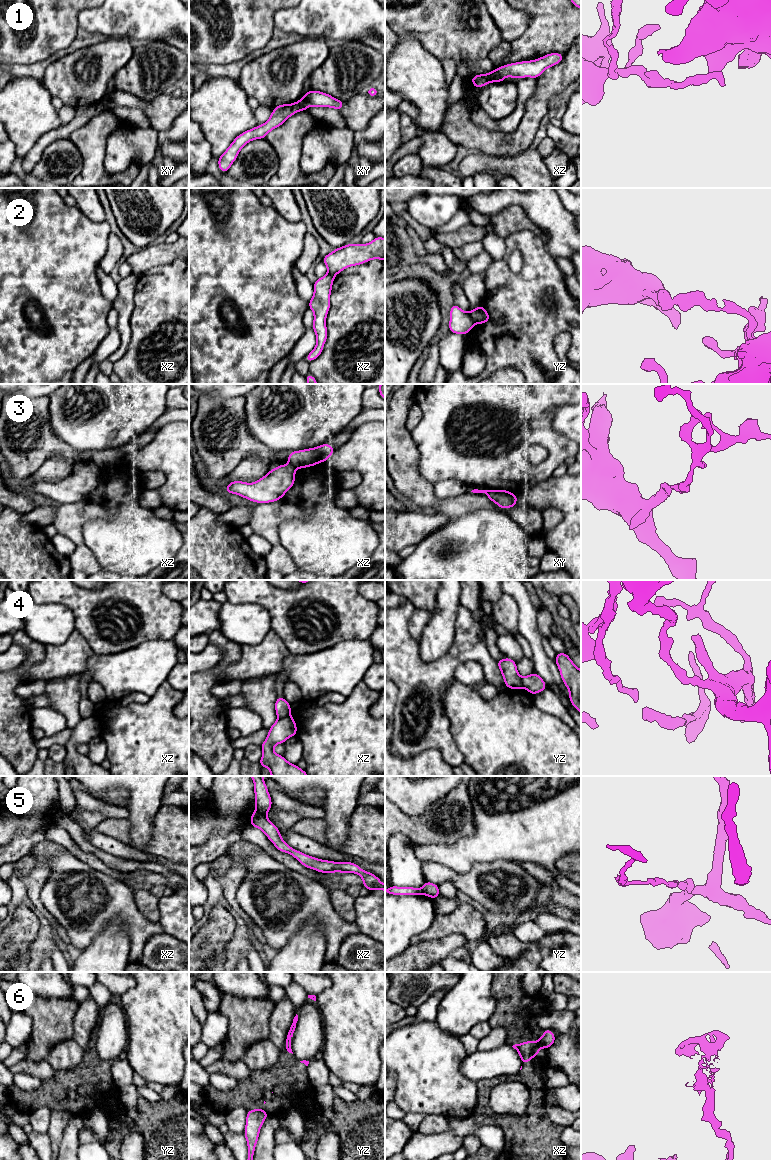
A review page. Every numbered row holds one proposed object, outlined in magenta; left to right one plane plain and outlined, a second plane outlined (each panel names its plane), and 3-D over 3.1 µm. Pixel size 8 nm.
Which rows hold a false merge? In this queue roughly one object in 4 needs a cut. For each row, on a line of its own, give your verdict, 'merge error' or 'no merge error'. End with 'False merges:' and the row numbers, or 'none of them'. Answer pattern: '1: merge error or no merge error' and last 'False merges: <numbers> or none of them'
1: merge error
2: merge error
3: merge error
4: merge error
5: merge error
6: merge error
False merges: 1, 2, 3, 4, 5, 6

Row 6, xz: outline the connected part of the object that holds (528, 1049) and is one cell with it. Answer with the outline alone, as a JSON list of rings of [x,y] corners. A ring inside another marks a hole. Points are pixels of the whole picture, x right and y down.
[[[540,1040],[538,1041],[525,1041],[520,1044],[512,1046],[520,1055],[522,1063],[530,1063],[531,1058],[539,1055],[539,1048],[543,1047]]]

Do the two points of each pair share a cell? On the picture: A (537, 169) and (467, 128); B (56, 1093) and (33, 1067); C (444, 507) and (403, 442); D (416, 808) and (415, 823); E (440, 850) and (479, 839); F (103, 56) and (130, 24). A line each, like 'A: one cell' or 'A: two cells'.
A: two cells
B: two cells
C: one cell
D: two cells
E: one cell
F: two cells

